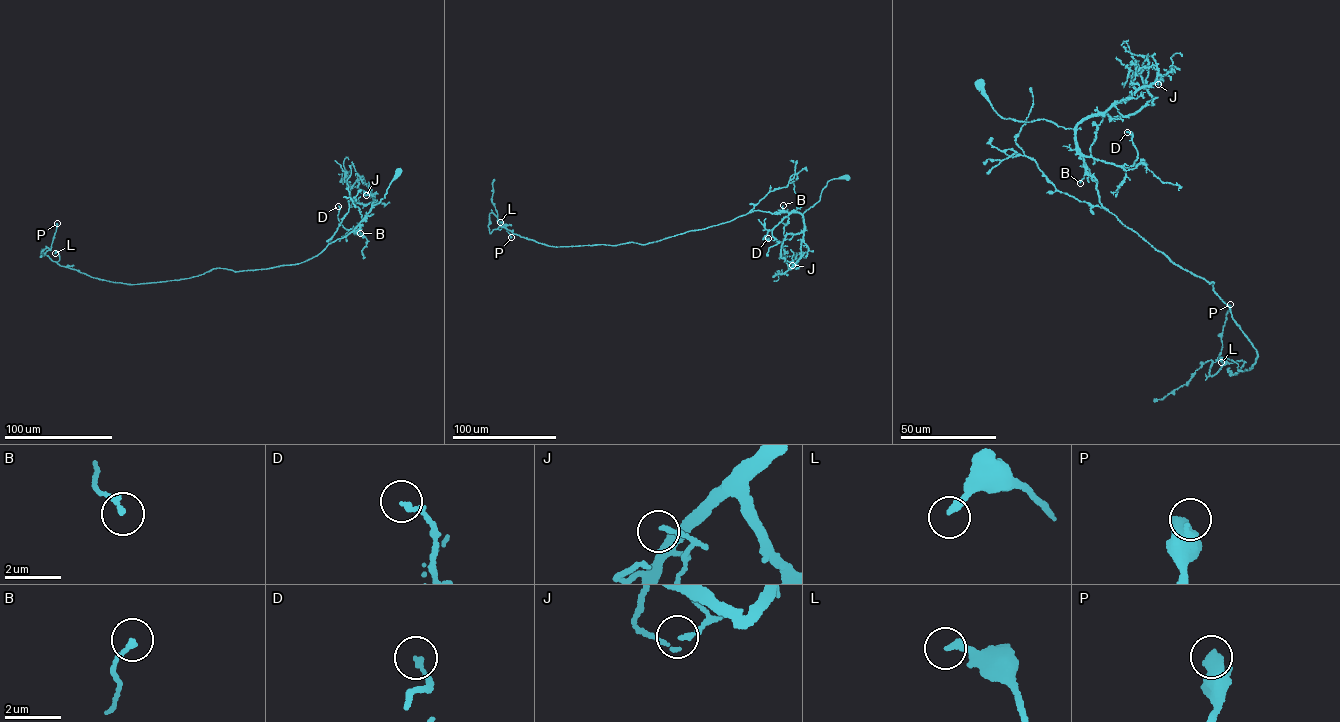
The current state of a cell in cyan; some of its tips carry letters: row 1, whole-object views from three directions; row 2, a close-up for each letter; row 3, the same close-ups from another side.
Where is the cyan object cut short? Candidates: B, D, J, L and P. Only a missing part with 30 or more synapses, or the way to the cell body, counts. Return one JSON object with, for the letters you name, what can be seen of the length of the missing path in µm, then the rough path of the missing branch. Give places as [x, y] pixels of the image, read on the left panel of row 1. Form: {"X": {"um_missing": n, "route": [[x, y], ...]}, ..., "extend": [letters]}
{"extend": []}

